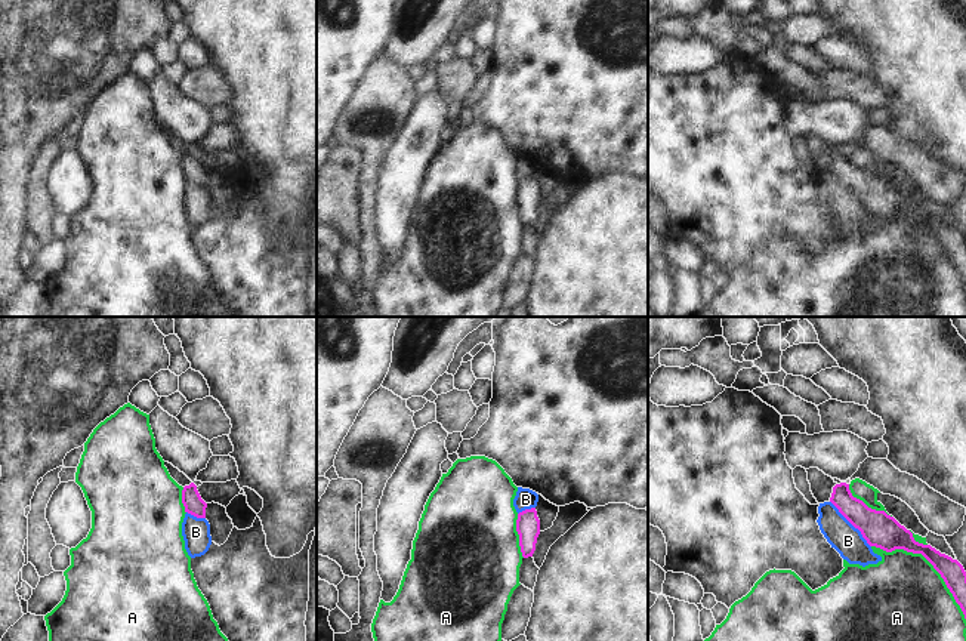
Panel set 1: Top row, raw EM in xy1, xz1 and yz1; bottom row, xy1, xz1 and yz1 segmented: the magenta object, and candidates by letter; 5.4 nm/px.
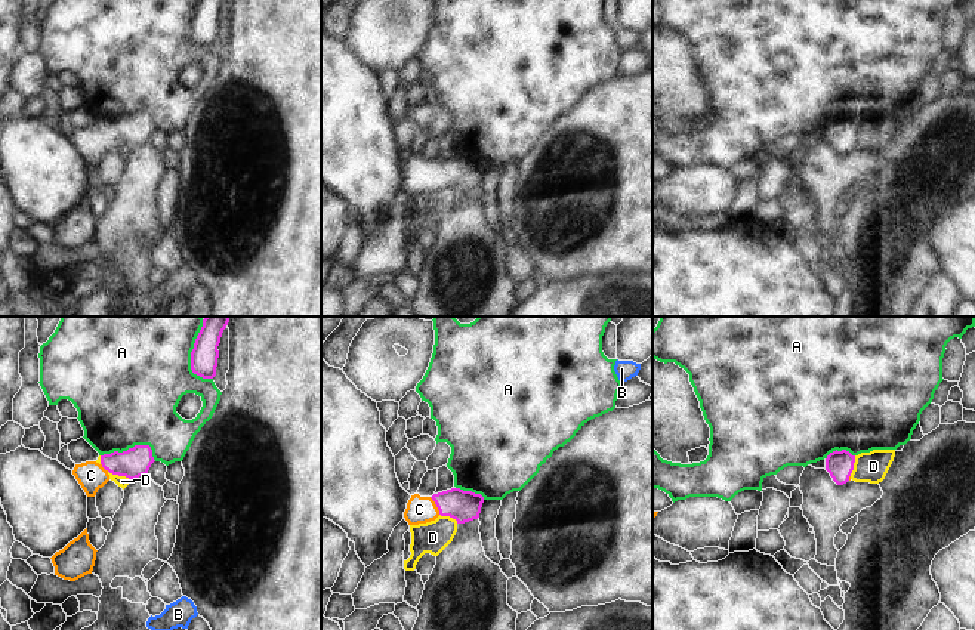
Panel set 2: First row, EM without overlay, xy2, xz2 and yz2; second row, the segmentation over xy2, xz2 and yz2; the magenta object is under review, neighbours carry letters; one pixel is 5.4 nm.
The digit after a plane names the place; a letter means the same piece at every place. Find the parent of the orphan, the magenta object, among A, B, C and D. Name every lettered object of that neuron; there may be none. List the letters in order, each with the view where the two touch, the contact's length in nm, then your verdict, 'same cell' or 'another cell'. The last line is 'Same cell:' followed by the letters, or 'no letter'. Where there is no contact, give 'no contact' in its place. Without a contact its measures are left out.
A: contact in yz1; length 650 nm; another cell
B: contact in yz1; length 340 nm; another cell
C: contact in xz2; length 110 nm; same cell
D: contact in xy2; length 130 nm; another cell
Same cell: C

